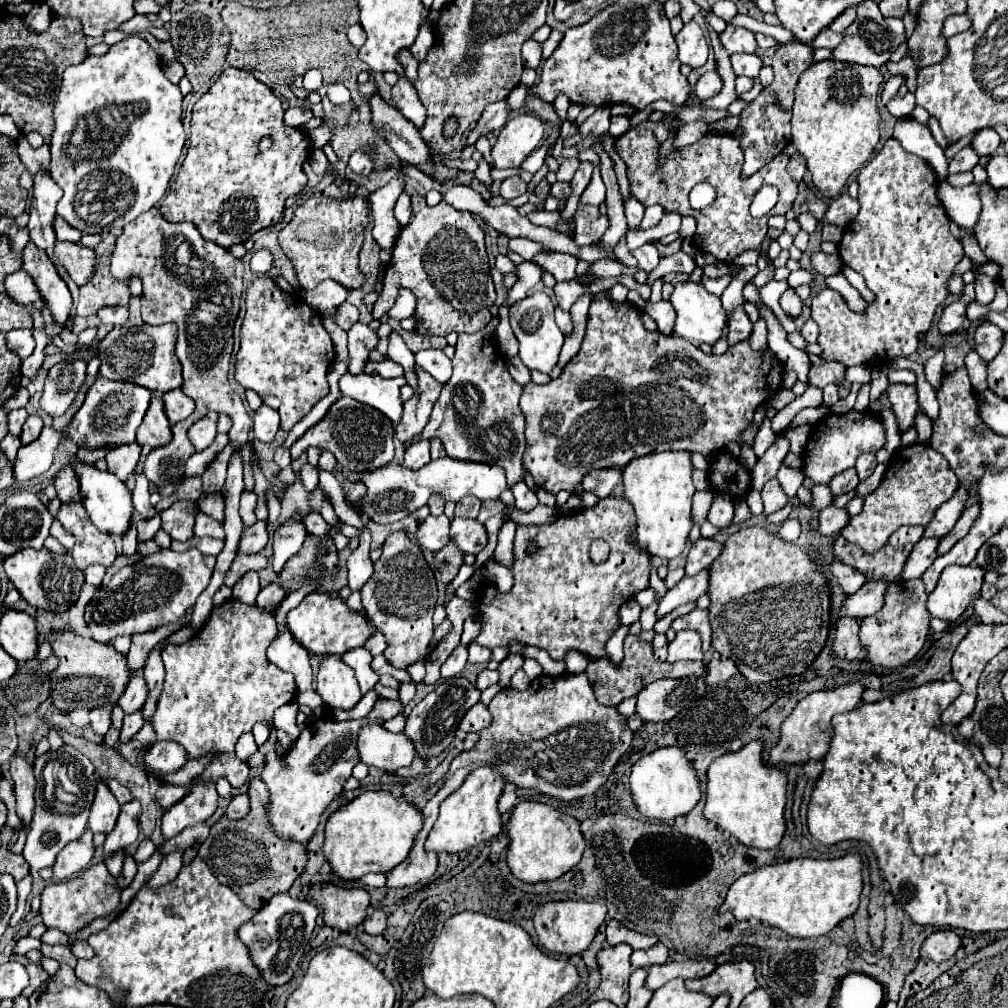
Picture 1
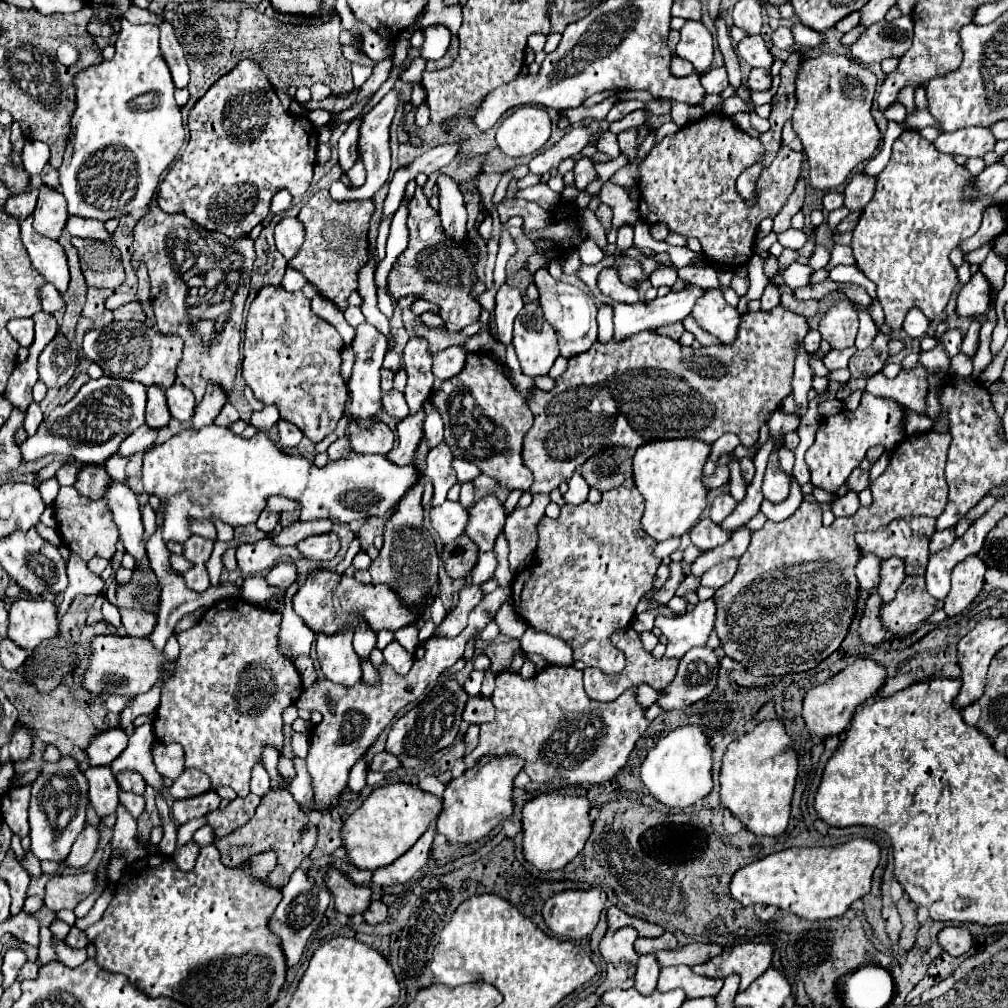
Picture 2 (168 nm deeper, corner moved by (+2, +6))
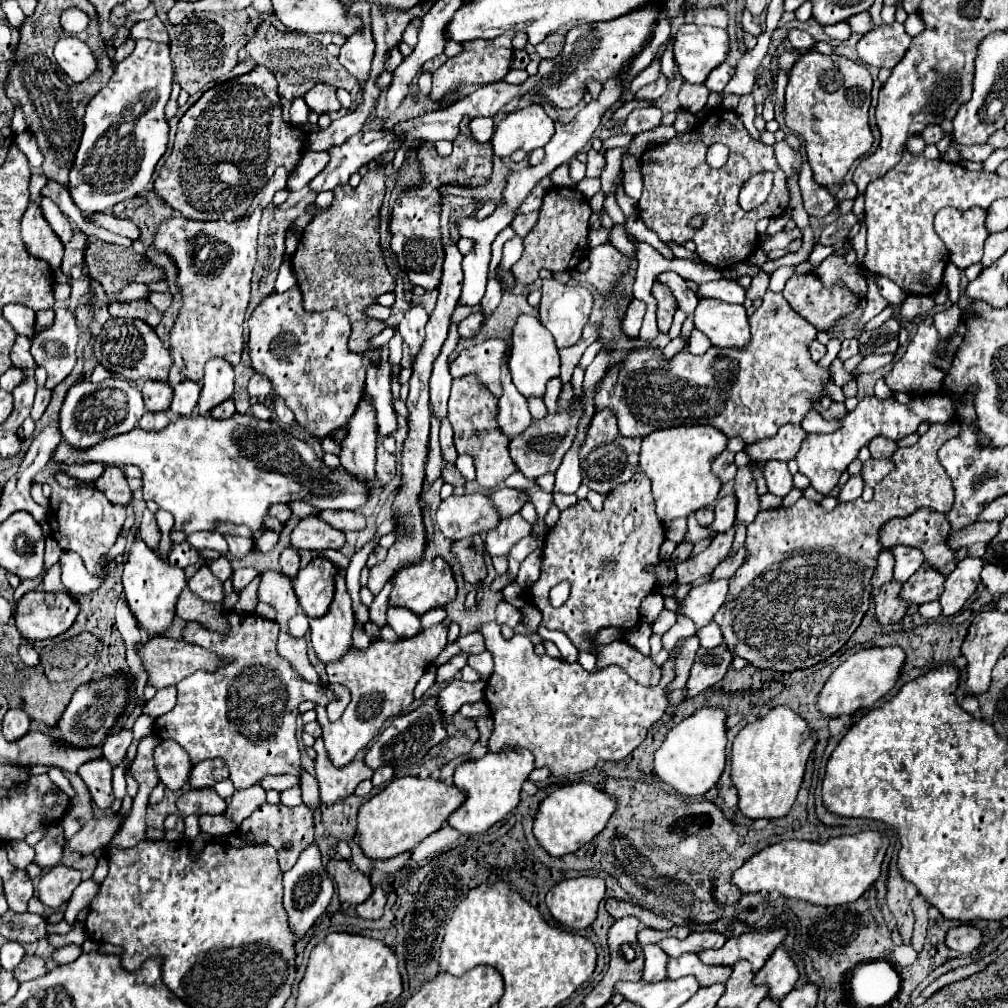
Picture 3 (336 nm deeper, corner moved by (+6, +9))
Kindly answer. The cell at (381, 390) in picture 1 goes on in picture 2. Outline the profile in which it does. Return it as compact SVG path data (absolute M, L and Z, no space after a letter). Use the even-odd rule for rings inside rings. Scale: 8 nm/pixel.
M392 390L392 392L388 392L388 394L382 394L382 406L384 406L384 410L386 410L390 416L400 418L400 420L410 414L410 408L408 408L408 404L406 404L406 400L404 400L404 394L398 392L398 390Z

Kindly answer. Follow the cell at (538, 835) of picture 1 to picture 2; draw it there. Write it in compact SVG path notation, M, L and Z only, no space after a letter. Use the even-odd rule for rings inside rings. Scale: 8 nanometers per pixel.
M540 794L530 800L522 810L522 830L524 830L524 858L538 870L558 870L564 868L580 850L584 848L590 832L590 802L586 796L560 796L560 794Z

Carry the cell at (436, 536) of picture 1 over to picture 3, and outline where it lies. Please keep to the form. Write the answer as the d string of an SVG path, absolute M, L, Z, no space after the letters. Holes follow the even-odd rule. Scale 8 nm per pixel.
M452 495L444 499L436 511L436 525L442 535L458 541L484 533L498 525L500 517L486 495Z

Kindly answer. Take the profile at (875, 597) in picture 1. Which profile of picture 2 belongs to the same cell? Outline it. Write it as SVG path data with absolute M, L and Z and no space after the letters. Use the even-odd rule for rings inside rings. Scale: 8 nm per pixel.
M896 556L884 560L880 576L882 576L880 586L878 586L874 592L878 592L878 594L884 598L884 602L894 600L896 588L898 588L898 586L904 582L904 578L906 578L906 572L904 572L904 560L900 560L900 558L896 558Z

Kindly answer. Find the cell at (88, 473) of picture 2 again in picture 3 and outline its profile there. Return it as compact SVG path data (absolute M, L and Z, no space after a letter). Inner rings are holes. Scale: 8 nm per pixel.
M106 465L104 473L100 475L100 479L94 481L94 485L96 485L96 489L102 491L102 493L106 495L106 499L112 501L112 503L126 505L126 503L132 499L132 491L130 491L130 487L128 487L128 483L126 483L126 477L124 477L122 469L116 467L116 465L114 465L114 467Z

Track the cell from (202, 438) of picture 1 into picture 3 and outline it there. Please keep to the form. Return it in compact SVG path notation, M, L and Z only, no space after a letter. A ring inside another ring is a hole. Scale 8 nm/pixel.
M222 358L210 359L204 367L204 381L202 381L202 393L198 401L198 413L208 415L210 409L230 399L232 387L234 387L232 365Z

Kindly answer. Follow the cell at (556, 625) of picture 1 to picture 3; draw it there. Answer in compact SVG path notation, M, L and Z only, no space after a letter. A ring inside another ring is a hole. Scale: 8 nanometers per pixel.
M638 471L630 481L618 485L606 495L602 511L594 511L586 499L560 511L560 519L556 521L554 527L550 527L546 535L542 575L536 583L532 583L526 589L526 597L544 615L542 625L546 629L564 631L578 651L596 653L598 645L594 643L594 635L600 629L616 627L626 631L640 621L640 613L638 613L640 601L656 589L656 577L646 567L660 561L658 549L662 541L664 541L664 525L660 525L654 513L654 501L652 501L648 477L644 477L644 473ZM560 581L570 583L570 597L562 607L552 607L548 601L548 591Z

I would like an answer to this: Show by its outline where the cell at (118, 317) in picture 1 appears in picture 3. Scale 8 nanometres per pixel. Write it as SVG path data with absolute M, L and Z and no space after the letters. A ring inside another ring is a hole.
M130 301L130 303L112 303L108 305L112 317L128 317L128 319L142 319L148 325L156 327L160 323L160 311L152 307L148 301Z

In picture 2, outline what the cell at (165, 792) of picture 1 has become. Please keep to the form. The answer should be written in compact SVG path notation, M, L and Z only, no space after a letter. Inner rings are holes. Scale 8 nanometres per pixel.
M194 768L194 770L184 770L182 776L172 782L170 794L178 800L192 798L192 796L198 796L202 792L208 792L210 786L212 786L212 782L208 780L208 776L204 776L204 772Z

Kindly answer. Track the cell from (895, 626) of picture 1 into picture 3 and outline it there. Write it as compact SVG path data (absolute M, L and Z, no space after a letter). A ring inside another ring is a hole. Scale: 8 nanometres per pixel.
M922 565L902 587L900 599L910 605L924 605L940 599L944 589L944 575L936 573L932 567Z

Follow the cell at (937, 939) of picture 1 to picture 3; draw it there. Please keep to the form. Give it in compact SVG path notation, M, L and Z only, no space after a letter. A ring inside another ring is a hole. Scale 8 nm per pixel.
M958 925L948 929L946 933L946 945L964 955L978 949L980 943L982 943L982 933L972 925Z

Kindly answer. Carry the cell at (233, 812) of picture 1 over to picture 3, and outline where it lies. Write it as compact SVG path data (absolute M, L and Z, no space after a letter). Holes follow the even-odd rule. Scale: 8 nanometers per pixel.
M256 785L252 789L244 789L244 791L236 791L224 811L224 817L228 817L234 825L242 823L256 807L260 807L266 801L266 791Z

